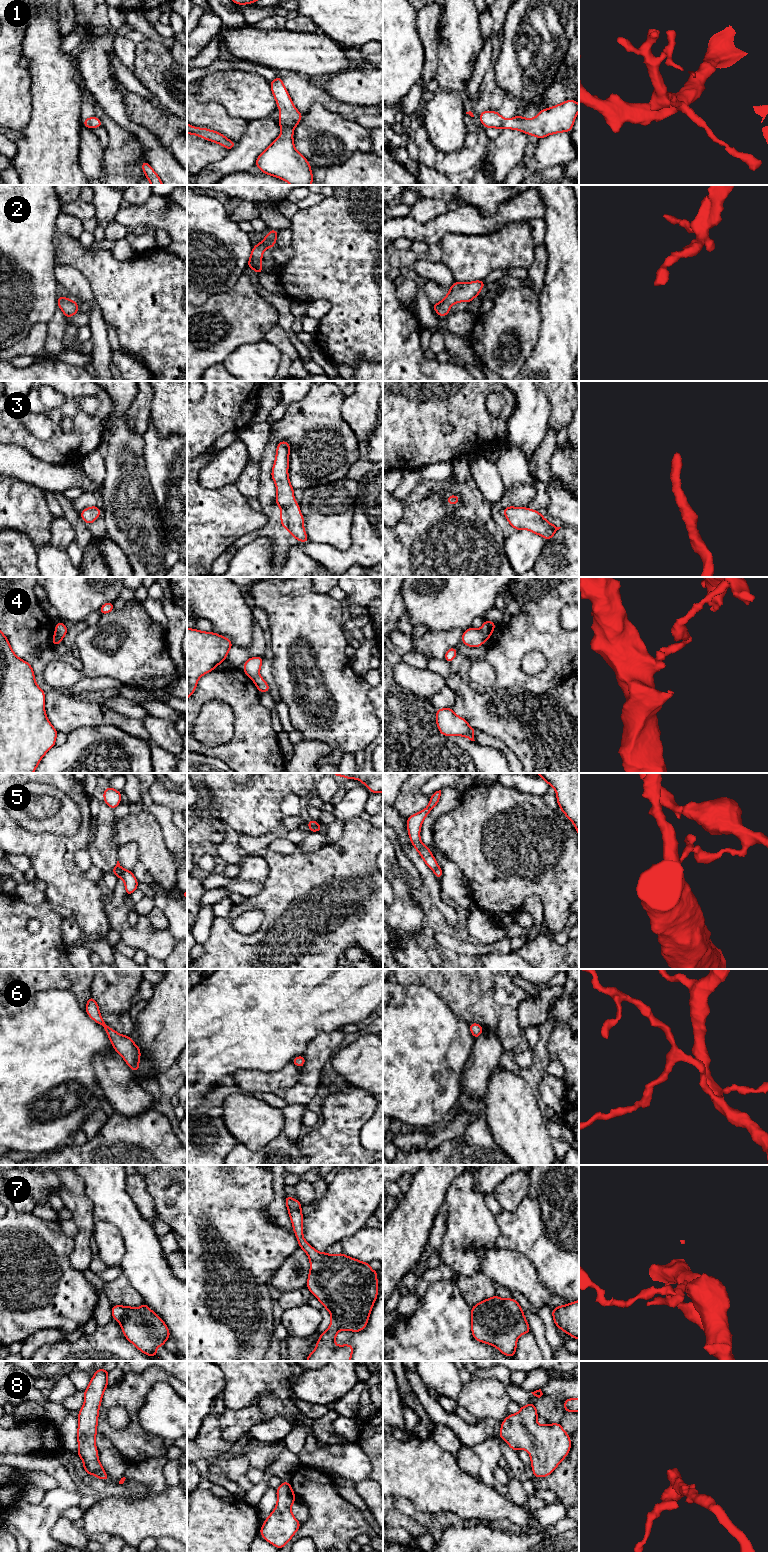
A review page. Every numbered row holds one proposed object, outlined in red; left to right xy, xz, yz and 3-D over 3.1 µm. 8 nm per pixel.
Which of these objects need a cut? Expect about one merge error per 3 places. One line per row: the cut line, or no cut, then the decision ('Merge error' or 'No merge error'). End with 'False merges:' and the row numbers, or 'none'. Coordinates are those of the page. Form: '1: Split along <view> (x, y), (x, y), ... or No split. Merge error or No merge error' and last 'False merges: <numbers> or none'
1: No split. No merge error
2: No split. No merge error
3: No split. No merge error
4: Split along yz (480, 629), (485, 639). Merge error
5: Split along yz (438, 866), (434, 871). Merge error
6: No split. No merge error
7: No split. No merge error
8: No split. No merge error
False merges: 4, 5

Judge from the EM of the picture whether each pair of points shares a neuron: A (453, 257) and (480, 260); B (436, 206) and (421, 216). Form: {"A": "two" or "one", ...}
{"A": "one", "B": "one"}

